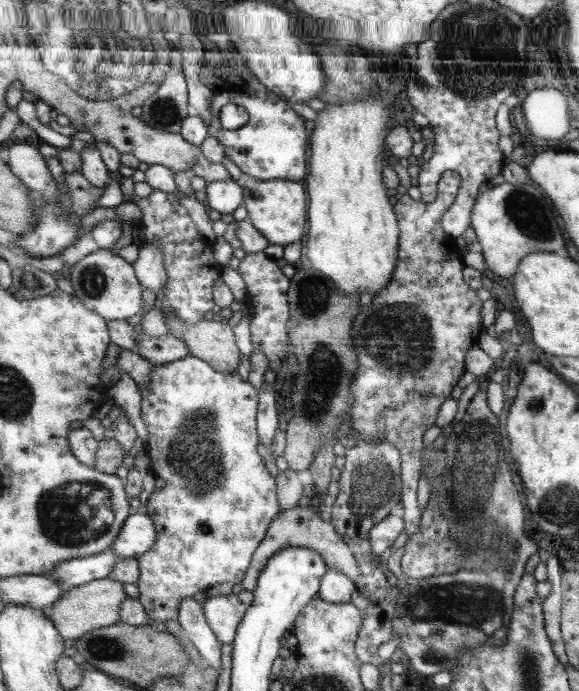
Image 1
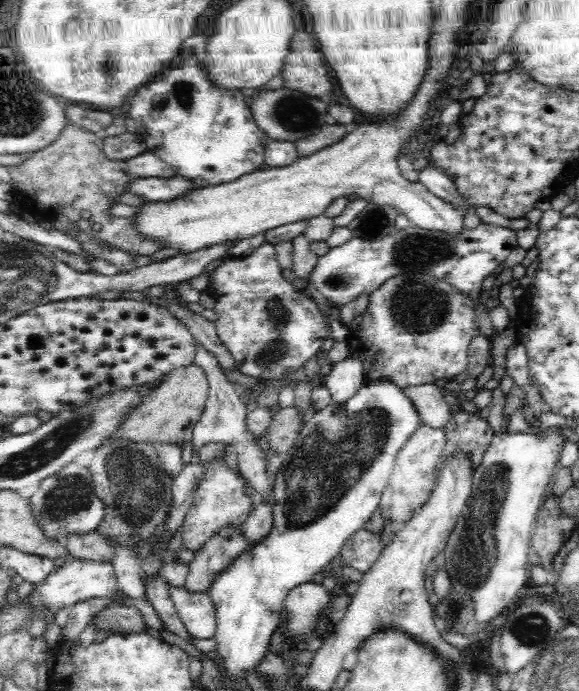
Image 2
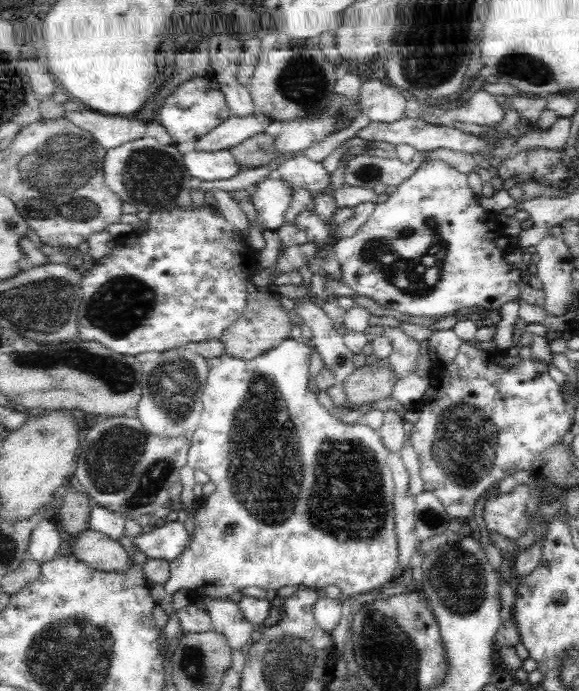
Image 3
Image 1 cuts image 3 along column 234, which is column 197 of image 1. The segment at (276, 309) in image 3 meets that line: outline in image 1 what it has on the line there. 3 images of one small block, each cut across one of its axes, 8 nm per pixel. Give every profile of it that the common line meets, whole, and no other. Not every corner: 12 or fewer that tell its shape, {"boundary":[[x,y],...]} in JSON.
{"boundary":[[217,317],[178,336],[191,356],[220,373],[235,371],[239,350],[232,327]]}

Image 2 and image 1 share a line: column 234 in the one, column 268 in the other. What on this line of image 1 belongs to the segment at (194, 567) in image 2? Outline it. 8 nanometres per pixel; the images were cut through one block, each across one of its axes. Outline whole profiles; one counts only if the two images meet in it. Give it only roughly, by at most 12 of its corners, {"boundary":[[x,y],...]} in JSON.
{"boundary":[[311,509],[279,512],[252,554],[241,588],[252,592],[273,552],[301,546],[353,584],[352,552]]}

